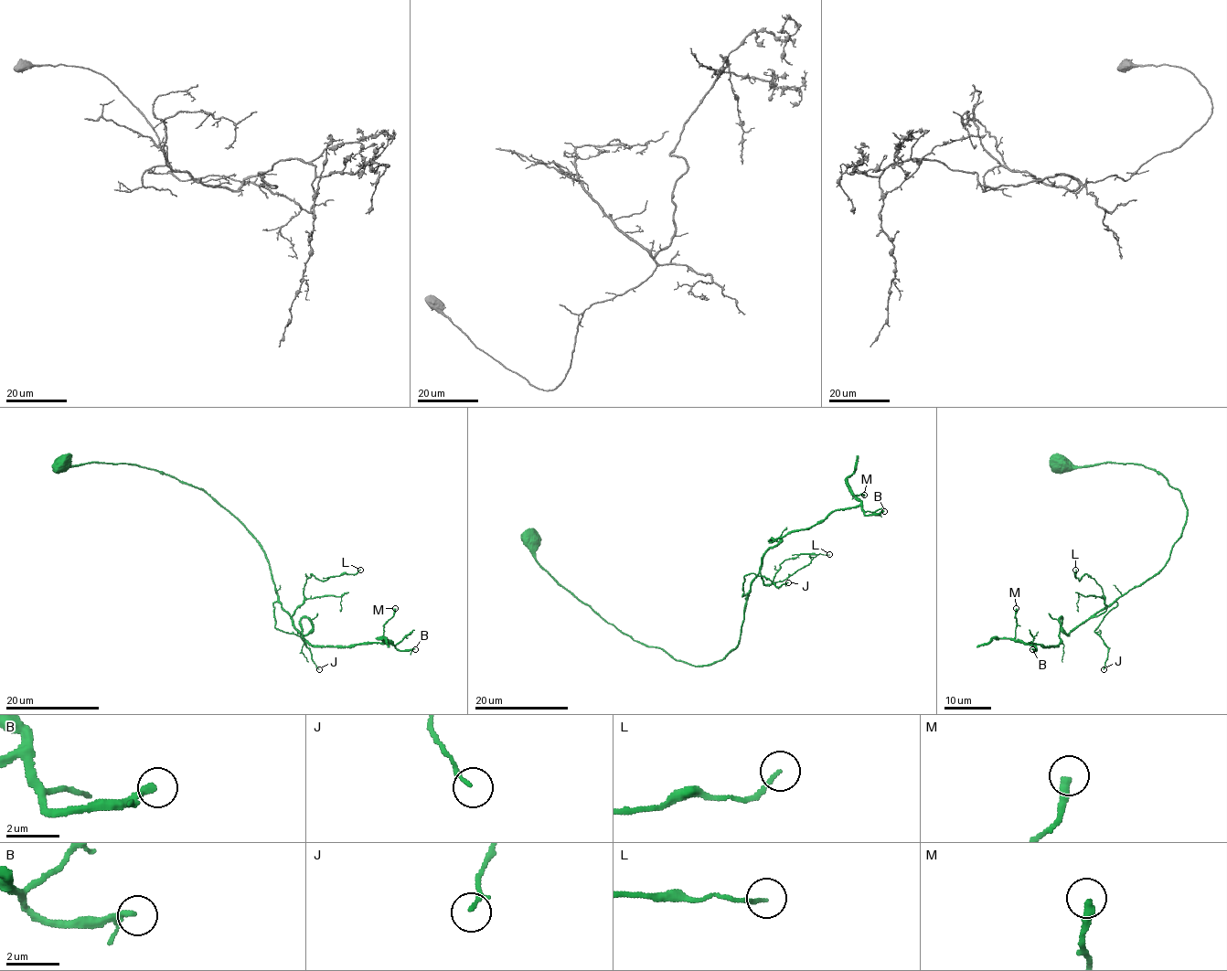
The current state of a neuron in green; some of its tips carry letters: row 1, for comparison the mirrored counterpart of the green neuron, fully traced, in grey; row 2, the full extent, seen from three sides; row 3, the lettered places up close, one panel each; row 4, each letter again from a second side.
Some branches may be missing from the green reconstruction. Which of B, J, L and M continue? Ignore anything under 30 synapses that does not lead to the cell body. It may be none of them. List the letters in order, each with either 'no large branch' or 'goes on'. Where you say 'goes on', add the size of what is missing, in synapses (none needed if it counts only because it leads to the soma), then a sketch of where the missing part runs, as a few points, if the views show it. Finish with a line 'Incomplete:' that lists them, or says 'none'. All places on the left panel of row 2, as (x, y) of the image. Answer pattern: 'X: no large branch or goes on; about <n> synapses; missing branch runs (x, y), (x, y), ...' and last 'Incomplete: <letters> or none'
B: no large branch
J: no large branch
L: no large branch
M: no large branch
Incomplete: none

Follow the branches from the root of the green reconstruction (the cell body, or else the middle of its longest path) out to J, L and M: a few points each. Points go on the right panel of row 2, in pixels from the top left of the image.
J: (1059, 464), (1142, 464), (1187, 507), (1167, 562), (1122, 594), (1094, 630), (1108, 649), (1104, 669)
L: (1059, 464), (1142, 464), (1187, 507), (1167, 562), (1100, 615), (1103, 588), (1090, 575), (1079, 580), (1075, 570)
M: (1059, 464), (1153, 469), (1187, 523), (1155, 574), (1068, 635), (1060, 617), (1057, 645), (1018, 642), (1016, 608)

